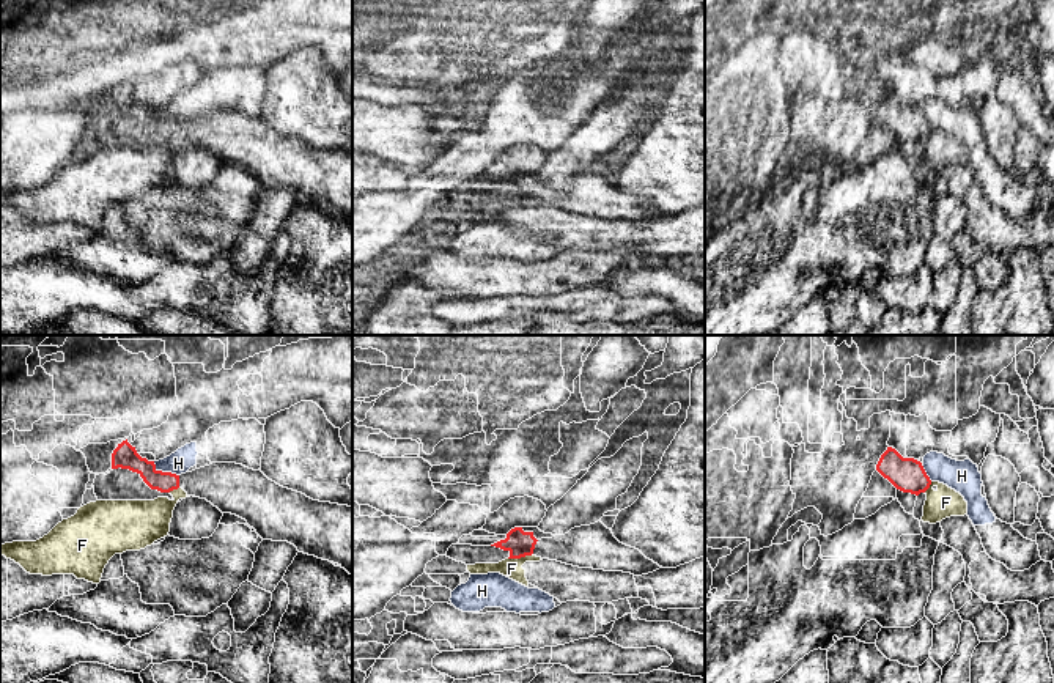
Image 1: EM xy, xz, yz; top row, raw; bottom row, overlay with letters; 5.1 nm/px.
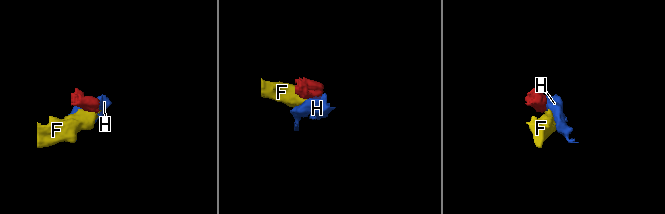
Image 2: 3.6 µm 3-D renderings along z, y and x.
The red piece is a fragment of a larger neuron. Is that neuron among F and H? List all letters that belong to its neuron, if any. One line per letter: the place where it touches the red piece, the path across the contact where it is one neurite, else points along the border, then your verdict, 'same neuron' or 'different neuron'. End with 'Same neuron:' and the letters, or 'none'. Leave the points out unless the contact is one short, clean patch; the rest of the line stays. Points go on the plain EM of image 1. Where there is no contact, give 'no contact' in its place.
F: xz (519, 205) | along xz (532, 200), (508, 206) | different neuron
H: xy (164, 120) | along xy (153, 109), (158, 117), (178, 123) | different neuron
Same neuron: none

